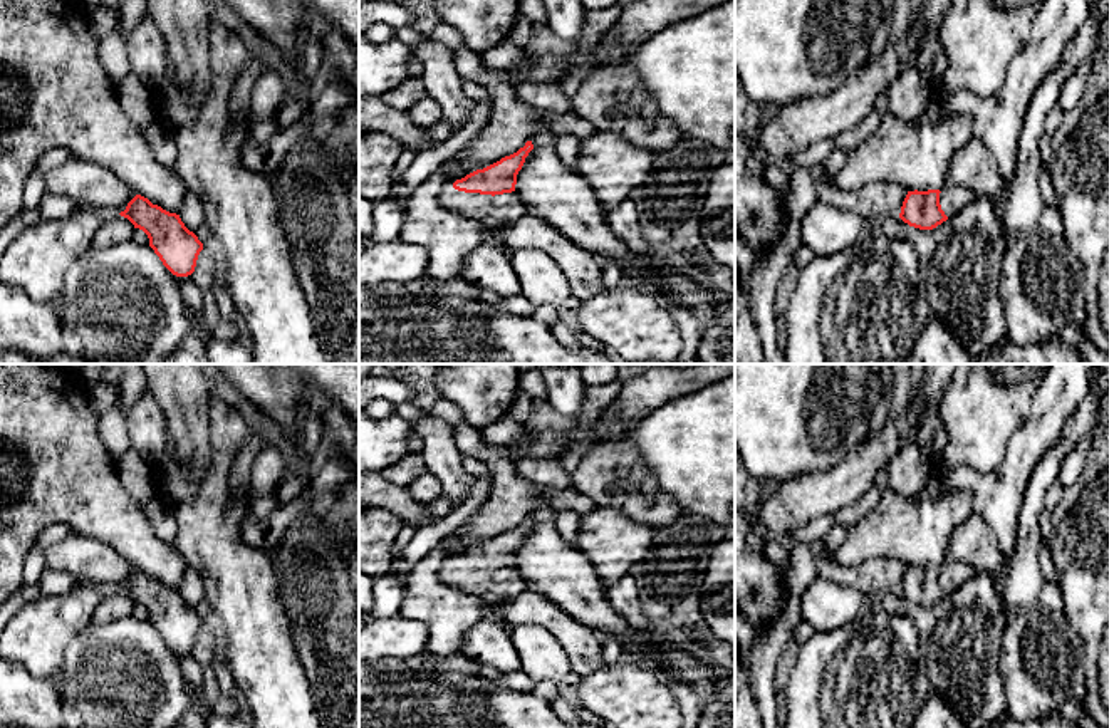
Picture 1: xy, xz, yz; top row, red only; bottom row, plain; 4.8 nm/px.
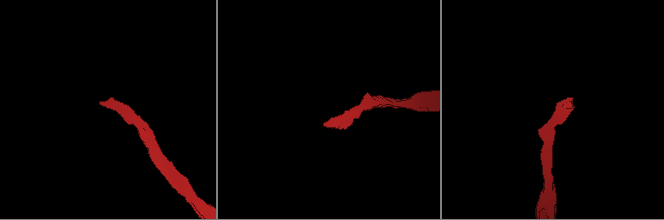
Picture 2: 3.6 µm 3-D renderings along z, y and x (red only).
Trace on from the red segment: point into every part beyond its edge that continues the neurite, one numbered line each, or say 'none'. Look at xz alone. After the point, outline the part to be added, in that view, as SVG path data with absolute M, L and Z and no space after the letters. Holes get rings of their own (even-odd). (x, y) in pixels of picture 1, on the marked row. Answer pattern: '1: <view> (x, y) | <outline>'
1: xz (492, 212) | M448 185L440 193L440 203L463 216L478 218L487 238L495 228L527 213L523 201L515 191L492 196L458 191L453 185Z

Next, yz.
1: yz (952, 198) | M948 185L940 193L940 205L945 215L950 218L961 208L965 208L970 201L976 198L976 193L968 188L960 188L955 185Z

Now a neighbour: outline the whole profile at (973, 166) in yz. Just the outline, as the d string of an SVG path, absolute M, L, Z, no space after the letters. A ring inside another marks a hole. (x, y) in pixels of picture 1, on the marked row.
M971 138L950 161L948 185L995 200L1003 190L997 159L983 141Z

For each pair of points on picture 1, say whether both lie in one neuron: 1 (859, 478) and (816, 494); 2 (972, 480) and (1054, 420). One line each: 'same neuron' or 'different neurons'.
1: same neuron
2: same neuron

